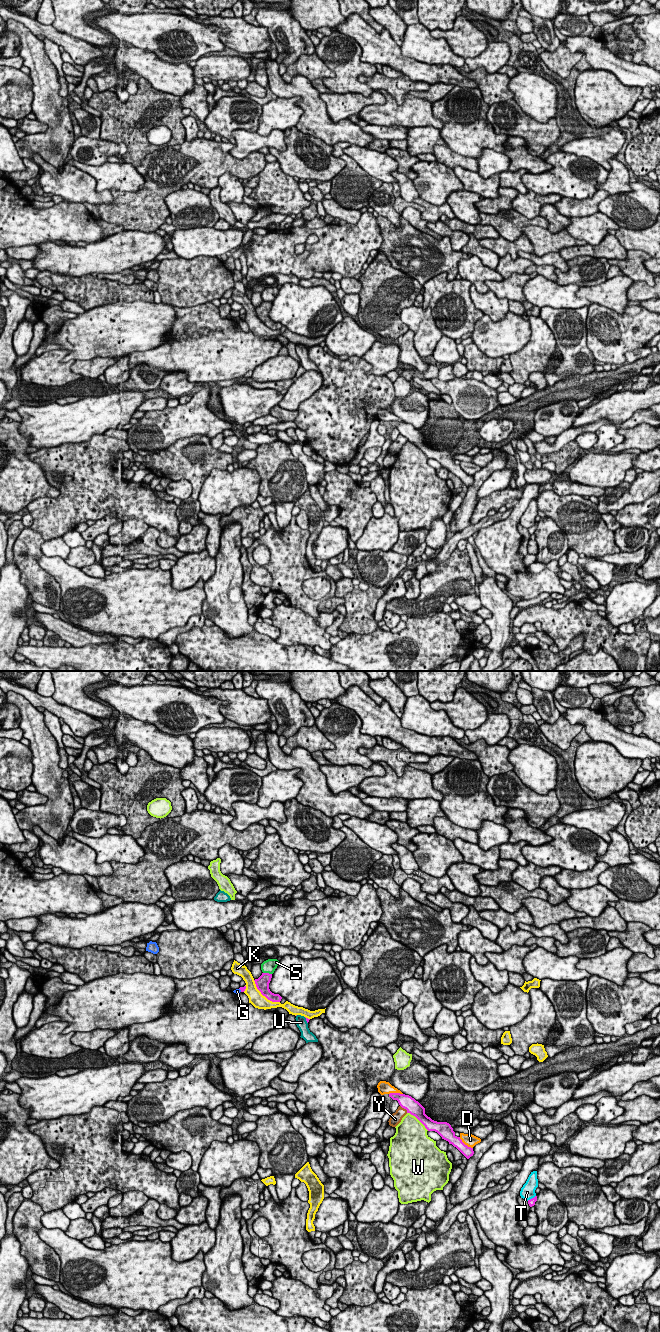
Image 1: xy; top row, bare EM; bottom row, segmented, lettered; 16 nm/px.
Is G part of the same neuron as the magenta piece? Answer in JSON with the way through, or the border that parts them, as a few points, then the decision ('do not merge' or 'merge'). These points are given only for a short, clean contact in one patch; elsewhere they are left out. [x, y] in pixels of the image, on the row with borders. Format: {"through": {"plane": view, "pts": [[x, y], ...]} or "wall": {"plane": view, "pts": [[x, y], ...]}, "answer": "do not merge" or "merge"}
{"wall": {"plane": "xy", "pts": [[239, 988], [241, 991]]}, "answer": "do not merge"}

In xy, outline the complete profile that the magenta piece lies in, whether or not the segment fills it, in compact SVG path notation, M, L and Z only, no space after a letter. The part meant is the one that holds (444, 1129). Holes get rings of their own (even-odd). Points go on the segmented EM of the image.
M390 1093L389 1097L393 1100L397 1100L399 1105L407 1110L407 1113L415 1116L428 1131L437 1132L442 1139L456 1147L467 1159L473 1156L473 1148L465 1145L460 1137L455 1135L453 1128L447 1122L437 1122L432 1120L425 1114L425 1108L414 1098L409 1095L400 1093Z

